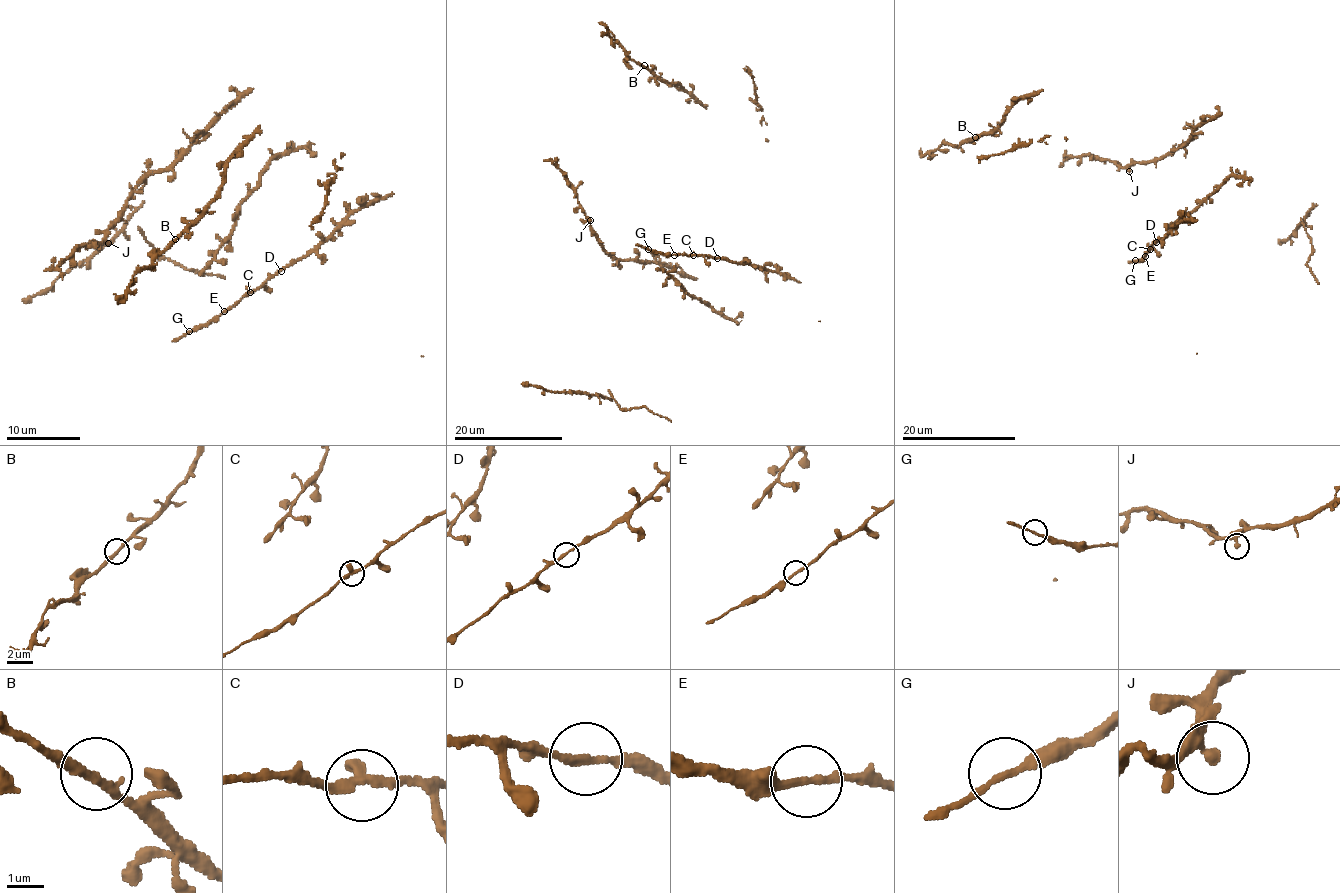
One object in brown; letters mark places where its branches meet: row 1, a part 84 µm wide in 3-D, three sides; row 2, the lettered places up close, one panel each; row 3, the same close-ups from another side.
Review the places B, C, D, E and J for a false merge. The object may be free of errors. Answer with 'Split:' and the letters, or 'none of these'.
Split: none of these

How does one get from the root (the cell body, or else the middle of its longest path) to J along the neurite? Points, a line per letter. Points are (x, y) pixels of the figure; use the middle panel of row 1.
J: (675, 272), (660, 263), (619, 261), (605, 251), (590, 220)

